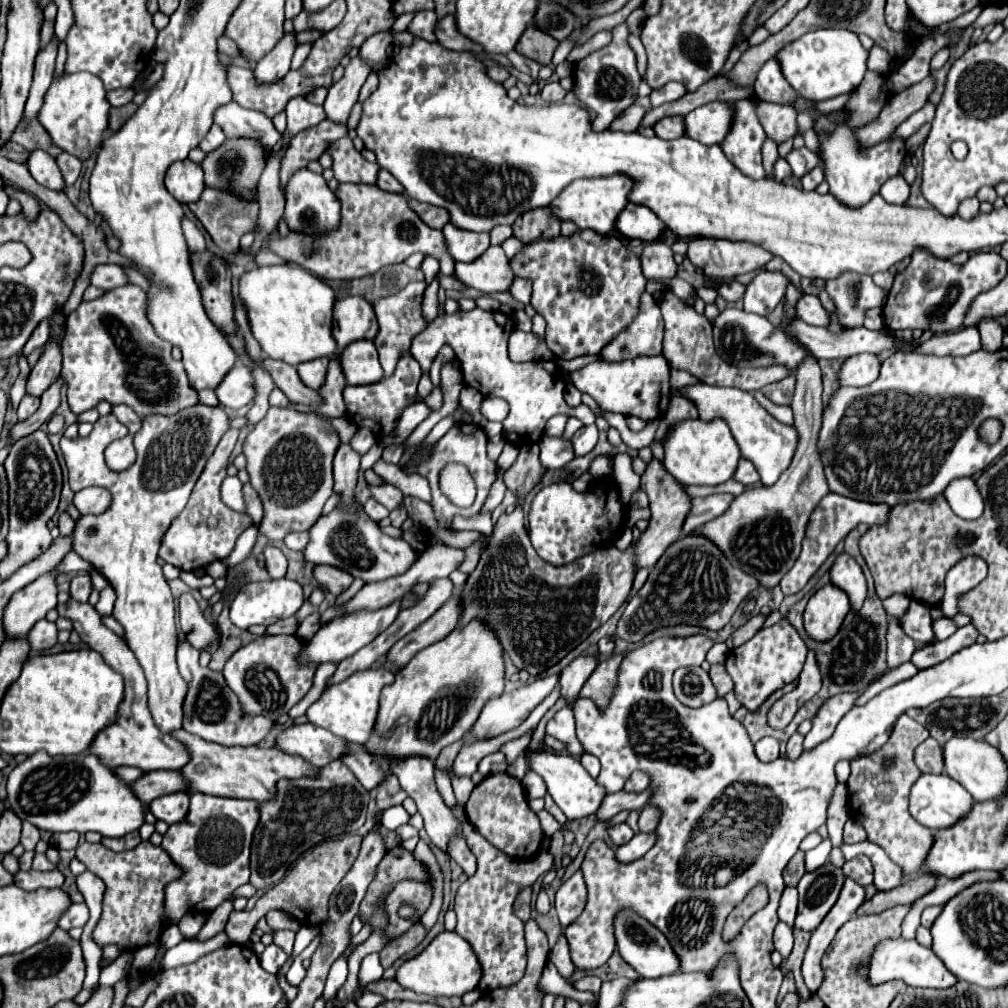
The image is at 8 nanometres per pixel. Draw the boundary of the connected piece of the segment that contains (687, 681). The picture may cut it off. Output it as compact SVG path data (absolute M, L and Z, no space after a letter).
M682 667L674 673L674 693L680 703L690 707L702 707L718 699L716 689L702 667Z

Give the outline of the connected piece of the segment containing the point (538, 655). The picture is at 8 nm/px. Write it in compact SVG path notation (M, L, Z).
M652 459L644 471L640 489L648 493L652 513L648 529L640 539L632 541L626 551L608 545L564 567L554 567L534 553L524 529L522 507L516 507L510 515L502 515L494 527L488 549L462 587L464 615L460 625L466 625L474 617L486 621L498 633L504 653L518 669L526 669L530 675L540 675L550 669L550 659L552 665L556 665L620 609L630 595L636 571L644 567L652 569L668 545L672 545L676 537L682 537L690 497L658 459Z

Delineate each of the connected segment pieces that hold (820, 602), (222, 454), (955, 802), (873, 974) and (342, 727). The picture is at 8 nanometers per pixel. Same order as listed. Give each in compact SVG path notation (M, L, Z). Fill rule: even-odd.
M834 585L818 589L804 611L804 629L814 641L830 641L842 627L844 617L850 611L846 593Z
M228 429L224 433L216 451L208 459L208 463L204 467L204 473L200 475L198 483L194 485L194 491L192 491L192 497L190 497L188 505L172 521L172 525L168 529L168 535L164 535L164 541L160 543L158 557L164 559L166 563L178 567L180 571L200 571L216 559L226 559L232 553L240 533L246 527L254 525L252 517L228 509L220 499L220 485L226 477L228 459L230 459L230 453L232 453L234 445L236 445L236 439L238 439L238 429Z
M946 773L942 775L922 775L912 785L910 791L910 815L928 829L946 829L952 827L960 817L964 817L972 809L972 795Z
M904 937L884 939L880 945L876 945L868 961L866 979L870 985L880 985L900 979L912 987L932 987L932 989L946 989L948 985L956 983L956 977L952 977L952 973L944 969L942 961L928 947L922 947L916 939L904 939Z
M386 669L358 671L352 677L348 677L346 681L326 689L322 693L322 697L314 705L310 705L306 715L308 715L310 723L314 723L322 729L328 729L330 733L334 733L338 737L344 737L350 743L364 745L370 739L370 735L374 733L374 725L376 725L376 717L378 717L378 709L380 709L380 693L392 681L394 681L394 673L386 671Z

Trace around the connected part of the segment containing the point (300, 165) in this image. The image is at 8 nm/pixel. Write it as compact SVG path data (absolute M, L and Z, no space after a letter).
M324 119L316 127L308 128L295 135L282 159L282 171L280 171L282 185L286 185L286 181L292 177L294 171L304 169L310 161L318 159L328 149L328 145L332 145L332 141L346 137L346 133L348 133L346 125Z

